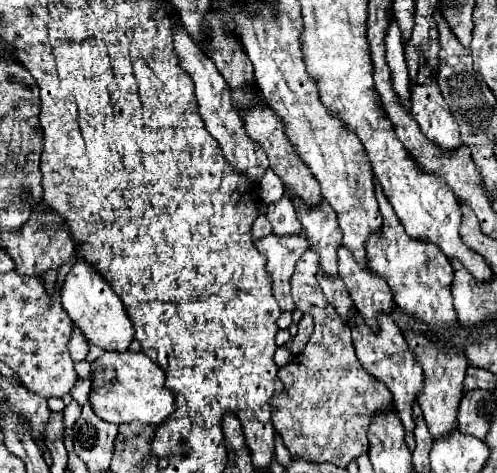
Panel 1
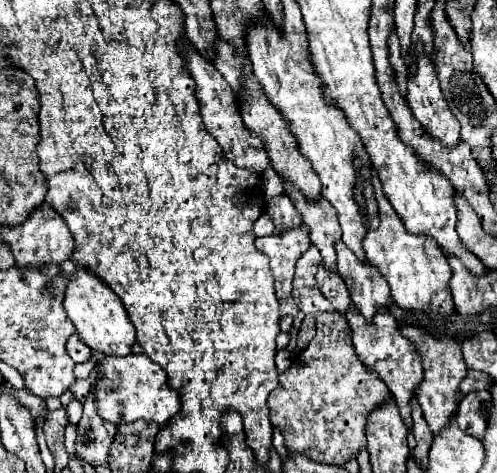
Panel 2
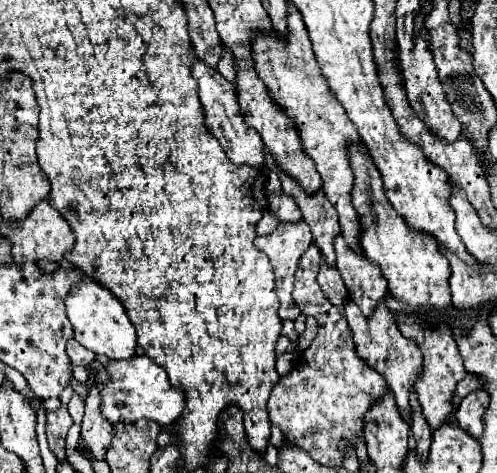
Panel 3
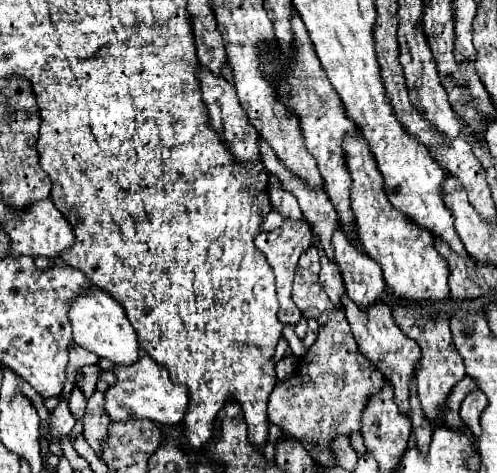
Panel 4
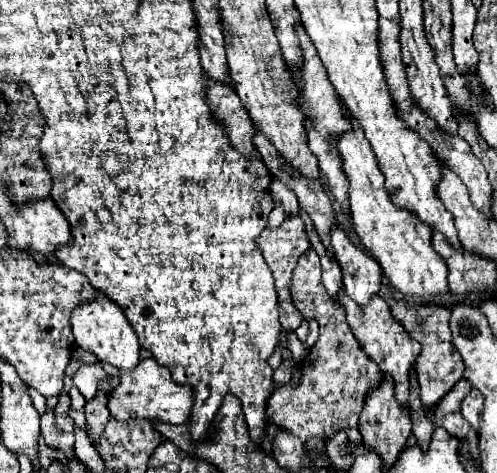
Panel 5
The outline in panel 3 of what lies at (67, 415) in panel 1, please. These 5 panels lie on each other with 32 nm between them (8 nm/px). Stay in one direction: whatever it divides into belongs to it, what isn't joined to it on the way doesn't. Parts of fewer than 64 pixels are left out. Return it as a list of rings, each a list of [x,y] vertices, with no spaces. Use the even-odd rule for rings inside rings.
[[[74,394],[74,396],[72,396],[72,400],[70,400],[70,404],[68,404],[68,412],[70,412],[70,416],[72,416],[74,424],[80,424],[82,414],[84,414],[84,400],[82,400],[82,398],[78,398],[78,396]]]

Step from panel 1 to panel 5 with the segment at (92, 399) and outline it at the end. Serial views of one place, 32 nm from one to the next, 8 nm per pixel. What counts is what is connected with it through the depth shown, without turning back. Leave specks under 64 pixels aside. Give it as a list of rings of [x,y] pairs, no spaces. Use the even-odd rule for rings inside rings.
[[[152,358],[140,360],[132,370],[120,370],[120,384],[108,394],[108,410],[116,420],[130,418],[148,418],[166,424],[184,424],[192,408],[192,392],[188,386],[176,384],[170,378],[170,372]]]

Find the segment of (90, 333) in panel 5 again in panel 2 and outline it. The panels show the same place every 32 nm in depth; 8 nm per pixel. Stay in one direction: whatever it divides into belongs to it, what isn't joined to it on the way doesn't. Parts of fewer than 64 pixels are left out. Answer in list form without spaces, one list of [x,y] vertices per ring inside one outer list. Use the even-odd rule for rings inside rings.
[[[76,266],[76,270],[72,272],[72,278],[64,294],[64,308],[68,318],[76,326],[80,340],[90,348],[100,350],[104,354],[116,354],[116,356],[126,356],[132,352],[130,348],[136,340],[134,338],[136,332],[120,298],[112,292],[112,288],[106,282],[102,282],[96,274],[88,272],[88,268]]]

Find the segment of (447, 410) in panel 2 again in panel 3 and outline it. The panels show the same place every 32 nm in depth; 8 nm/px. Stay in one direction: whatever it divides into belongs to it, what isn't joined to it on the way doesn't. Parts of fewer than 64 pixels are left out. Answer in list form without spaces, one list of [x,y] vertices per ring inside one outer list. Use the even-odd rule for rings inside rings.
[[[400,314],[398,316],[398,328],[400,332],[406,336],[406,338],[412,338],[416,340],[418,348],[422,350],[424,354],[424,370],[422,370],[422,376],[418,378],[416,382],[416,394],[418,394],[418,402],[422,406],[422,412],[424,412],[424,418],[428,420],[428,424],[438,430],[442,424],[448,422],[448,416],[452,414],[454,406],[452,406],[452,398],[454,398],[454,390],[456,390],[456,384],[466,376],[466,368],[464,368],[464,362],[462,362],[462,356],[458,352],[458,346],[452,338],[452,332],[448,328],[446,332],[446,326],[440,326],[440,328],[426,328],[422,322],[412,322],[410,316],[406,314]]]

